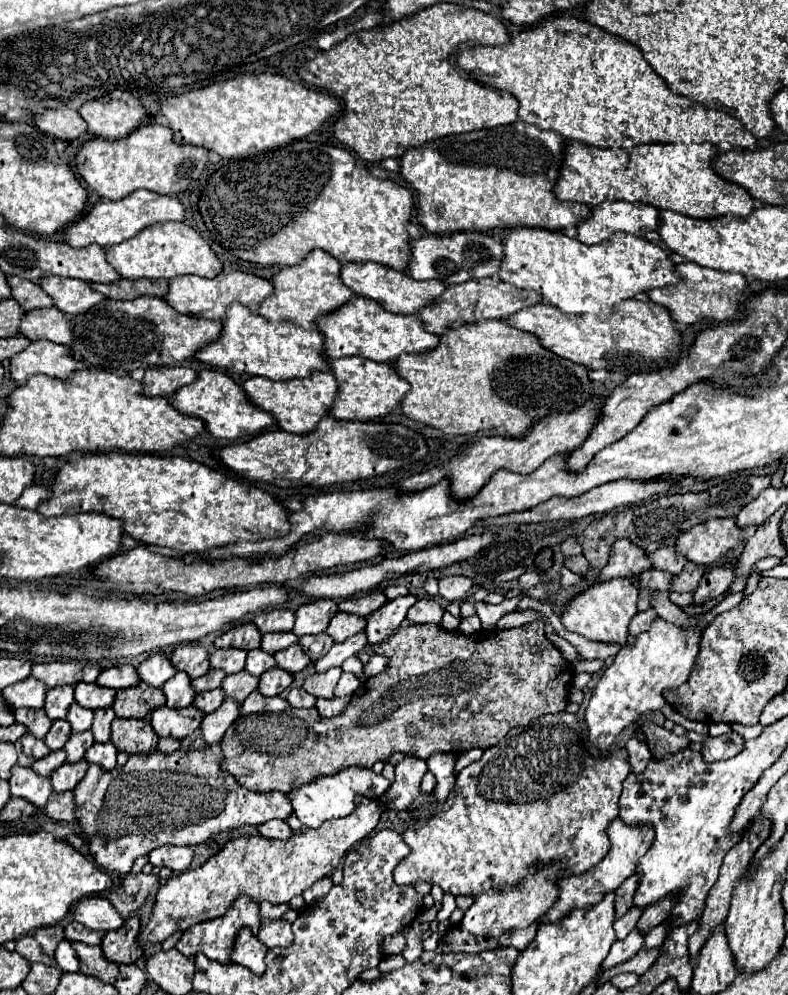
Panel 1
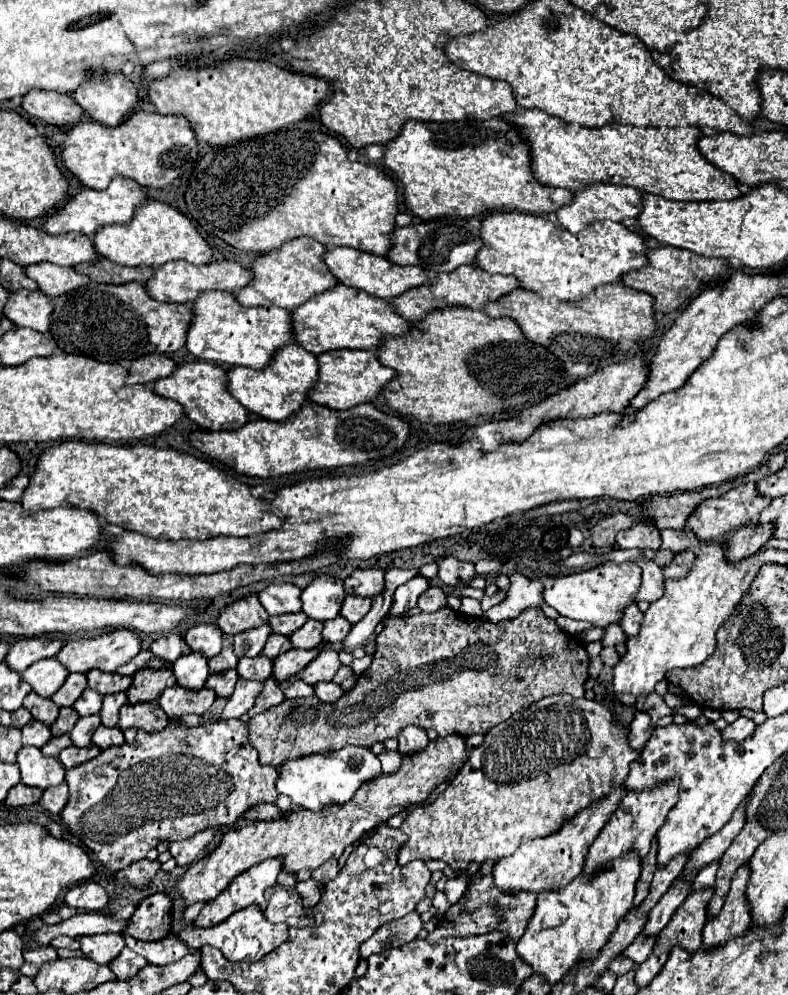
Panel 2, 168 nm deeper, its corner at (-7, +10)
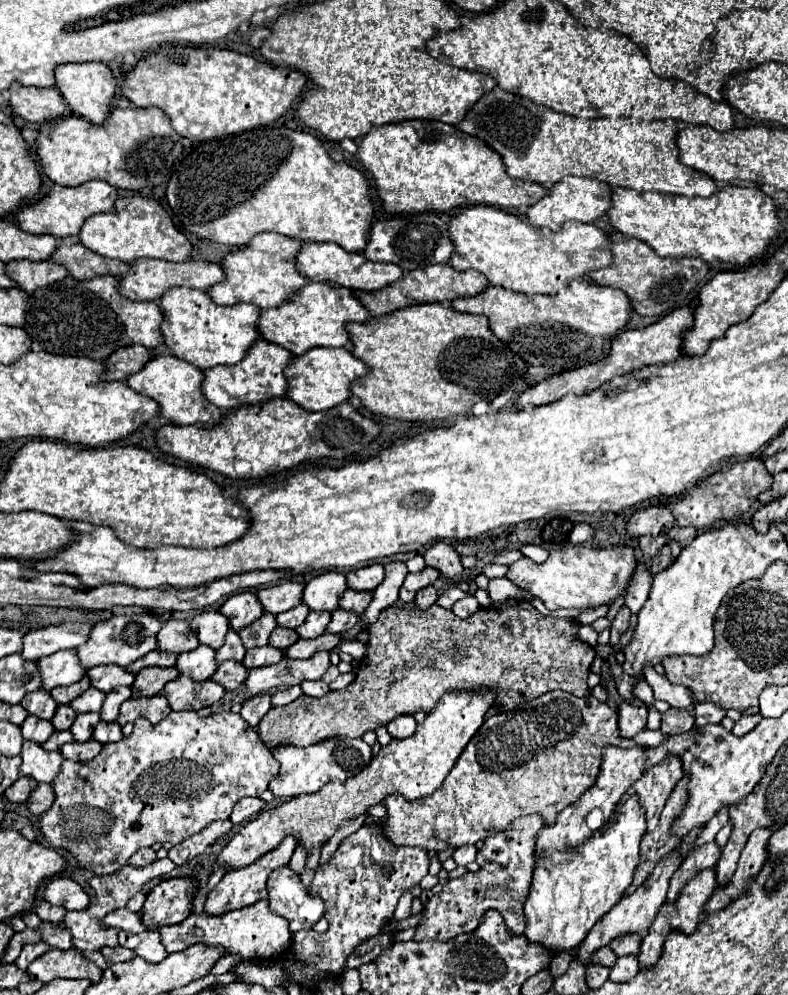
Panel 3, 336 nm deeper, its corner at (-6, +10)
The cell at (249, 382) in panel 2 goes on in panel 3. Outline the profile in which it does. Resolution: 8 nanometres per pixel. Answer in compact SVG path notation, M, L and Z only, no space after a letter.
M257 340L245 354L245 360L235 366L219 365L217 368L203 370L205 378L201 384L203 396L221 410L231 410L241 404L261 404L271 398L279 398L285 394L287 380L283 376L283 368L289 364L293 354L289 354L279 344L271 344L267 340Z

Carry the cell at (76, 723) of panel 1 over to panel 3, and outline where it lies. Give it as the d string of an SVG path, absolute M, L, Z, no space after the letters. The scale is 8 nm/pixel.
M91 686L91 688L85 690L81 696L77 696L69 706L71 706L75 712L97 712L97 710L101 708L103 700L105 700L105 694Z

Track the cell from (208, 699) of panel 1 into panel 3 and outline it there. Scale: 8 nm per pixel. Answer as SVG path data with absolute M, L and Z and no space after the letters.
M227 660L227 662L219 664L219 668L211 676L211 680L219 682L227 690L235 690L235 688L239 688L247 680L247 668L243 666L243 662Z

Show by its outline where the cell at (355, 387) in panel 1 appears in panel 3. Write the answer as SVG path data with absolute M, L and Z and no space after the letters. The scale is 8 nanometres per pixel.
M311 348L301 356L293 356L289 366L285 368L287 392L285 398L293 400L297 406L309 412L329 410L345 400L349 400L349 384L357 376L365 376L369 370L363 362L359 362L347 348Z

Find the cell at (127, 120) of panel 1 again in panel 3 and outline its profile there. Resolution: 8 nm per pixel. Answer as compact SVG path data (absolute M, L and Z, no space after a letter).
M101 62L59 64L55 68L55 80L57 80L55 86L59 88L61 96L65 98L65 102L69 104L73 114L83 116L85 120L91 120L93 124L105 122L105 118L109 114L109 106L111 106L113 96L115 96L115 90L117 90L117 80L105 64L101 64Z

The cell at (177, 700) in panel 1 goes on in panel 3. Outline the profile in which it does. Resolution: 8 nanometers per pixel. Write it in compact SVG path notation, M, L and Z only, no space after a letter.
M199 646L191 652L179 654L177 658L177 670L197 682L209 680L213 676L213 672L217 670L217 662L215 662L215 650L209 646Z

